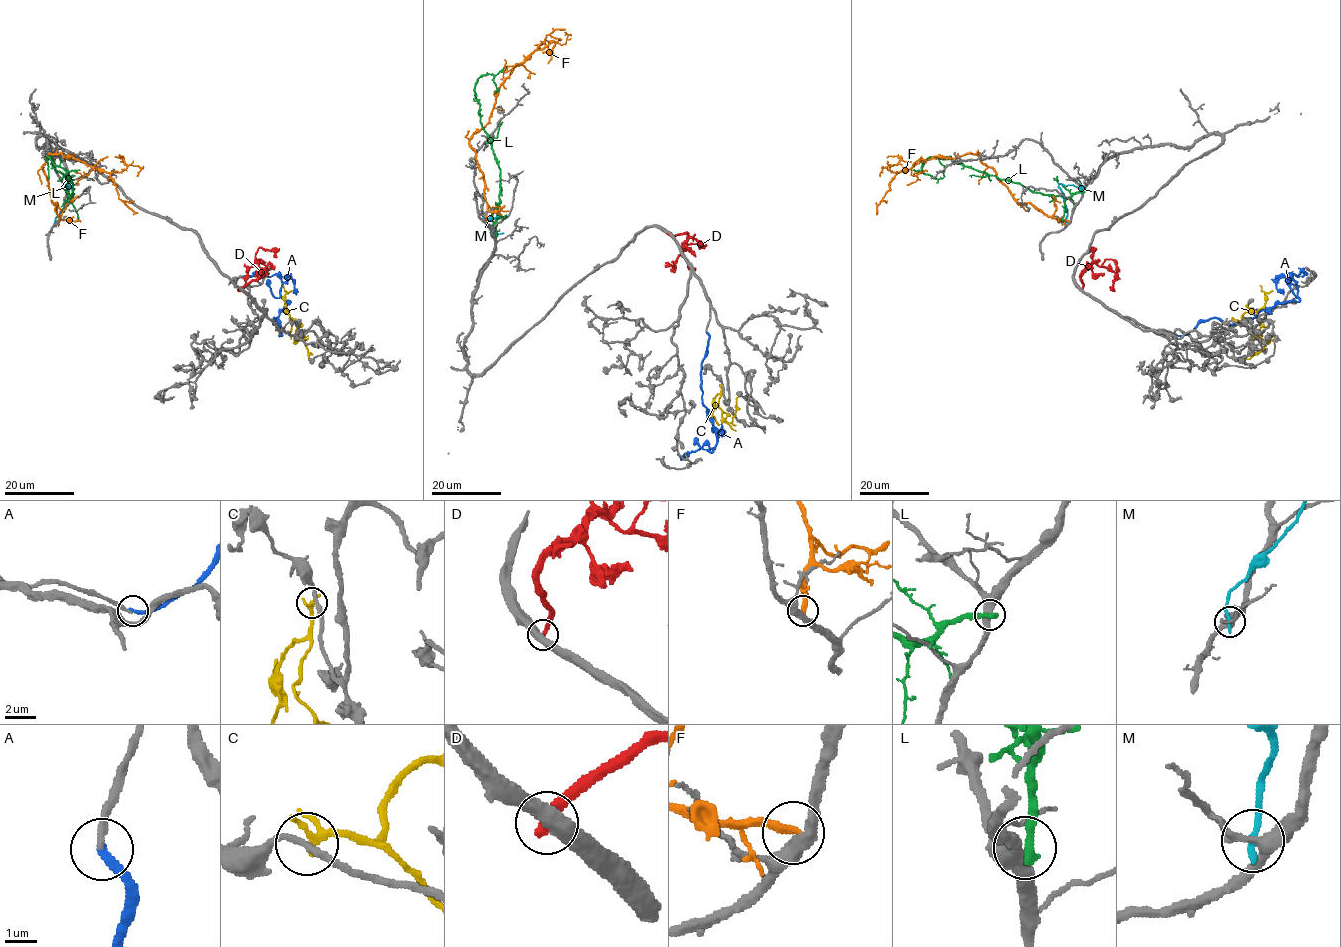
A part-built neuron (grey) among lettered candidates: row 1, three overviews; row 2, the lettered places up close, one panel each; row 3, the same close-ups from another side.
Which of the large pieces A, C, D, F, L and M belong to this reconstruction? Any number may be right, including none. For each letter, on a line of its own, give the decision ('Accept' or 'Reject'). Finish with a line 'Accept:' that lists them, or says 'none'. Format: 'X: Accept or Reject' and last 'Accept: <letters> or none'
A: Accept
C: Reject
D: Reject
F: Reject
L: Reject
M: Reject
Accept: A

